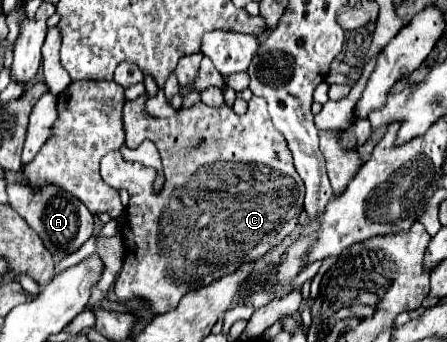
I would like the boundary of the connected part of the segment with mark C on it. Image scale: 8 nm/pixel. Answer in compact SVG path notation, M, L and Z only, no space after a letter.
M142 94L140 98L136 100L126 100L124 104L124 110L122 110L122 122L124 122L124 132L126 132L126 146L128 148L138 148L144 140L152 140L160 152L160 158L162 158L162 168L164 168L164 176L166 176L166 184L162 188L160 194L154 194L152 192L152 182L156 178L156 170L154 168L148 168L140 162L126 162L120 152L108 152L106 158L102 158L100 162L100 174L102 174L102 180L106 180L106 184L110 184L112 188L126 188L128 194L130 194L130 202L126 206L126 218L128 218L128 234L130 234L130 240L128 240L128 252L124 256L124 266L122 270L118 272L116 276L116 282L114 282L114 292L118 296L118 300L122 302L128 302L128 300L142 300L148 304L148 310L158 316L158 314L164 314L168 310L174 310L176 304L180 302L180 298L184 294L188 294L188 290L196 290L200 286L206 286L210 284L212 280L216 278L222 278L224 274L230 274L230 272L236 272L244 262L252 262L256 260L258 256L264 256L268 250L272 250L274 246L278 246L284 238L288 238L294 230L296 230L296 224L298 224L298 216L300 212L304 210L304 184L300 182L300 176L296 174L294 170L294 164L292 164L292 154L284 142L284 136L272 126L272 120L270 120L270 114L266 110L266 102L264 98L256 98L252 96L250 104L248 104L248 110L246 114L238 116L234 114L234 110L230 110L230 106L220 106L220 108L212 108L212 106L206 106L202 102L196 102L194 106L190 108L180 108L176 112L176 116L170 116L170 118L156 118L152 114L146 112L146 100L148 100L148 94Z

